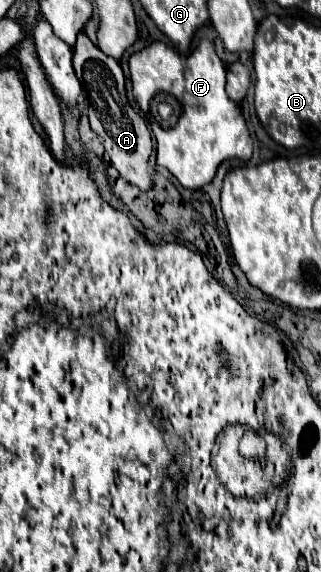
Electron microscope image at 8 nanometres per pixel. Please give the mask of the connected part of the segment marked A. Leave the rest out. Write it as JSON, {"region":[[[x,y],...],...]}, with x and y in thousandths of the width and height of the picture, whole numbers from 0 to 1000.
{"region":[[[262,56],[243,59],[224,108],[255,150],[255,164],[268,164],[268,175],[274,175],[280,224],[324,245],[324,259],[343,283],[361,290],[361,297],[393,318],[430,325],[436,332],[467,332],[480,325],[474,304],[461,301],[461,280],[474,269],[474,241],[449,210],[424,196],[411,196],[399,182],[393,143],[386,143],[374,112],[336,94],[324,94],[299,77],[287,77]]]}

